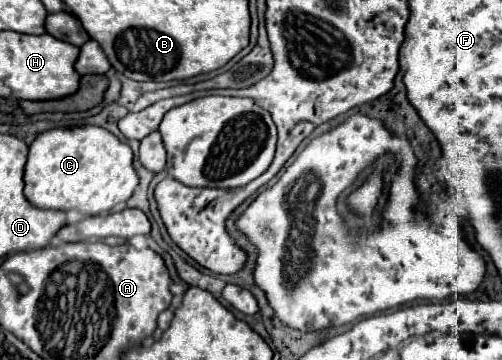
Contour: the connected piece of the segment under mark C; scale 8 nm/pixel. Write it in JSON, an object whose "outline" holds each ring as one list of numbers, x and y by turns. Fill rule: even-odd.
{"outline":[[82,124,75,127,55,128,40,133,28,153,28,163,24,169,24,195,38,209,76,209,82,215,102,215,112,211,118,203,126,203,134,189,138,187,138,175,132,167,132,149,102,127]]}

